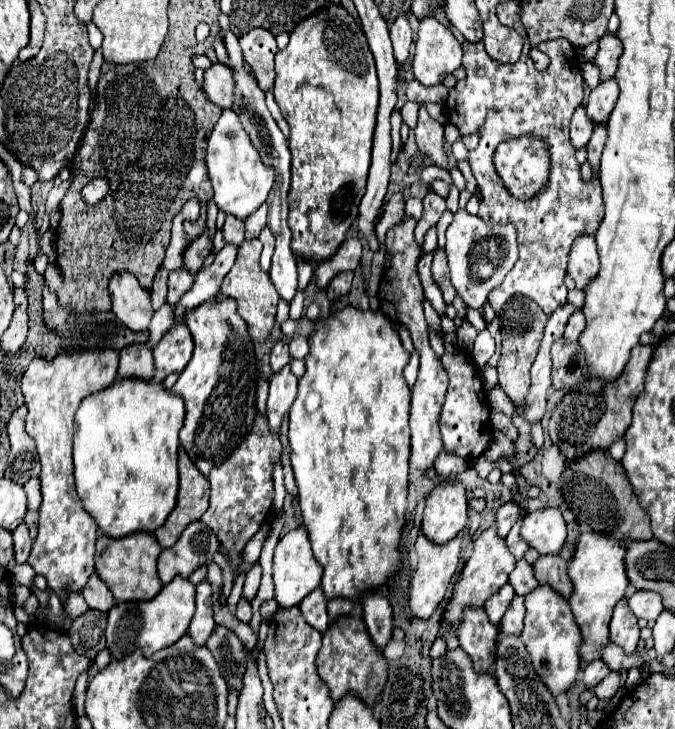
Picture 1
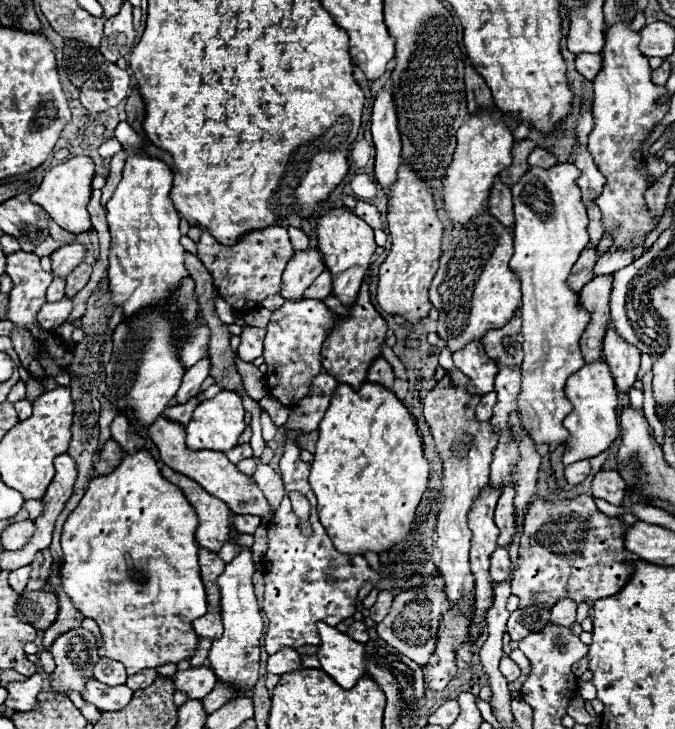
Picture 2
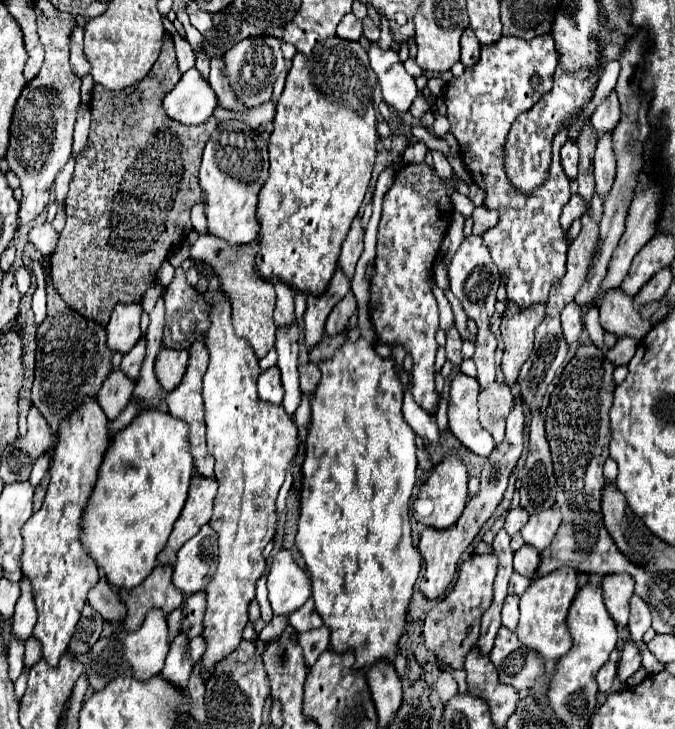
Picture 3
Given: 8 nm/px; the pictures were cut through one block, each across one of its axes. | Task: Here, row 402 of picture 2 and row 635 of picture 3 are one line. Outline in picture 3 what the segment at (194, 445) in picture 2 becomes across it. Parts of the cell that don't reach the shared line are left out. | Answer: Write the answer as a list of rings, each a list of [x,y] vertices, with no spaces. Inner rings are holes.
[[[224,298],[220,302],[210,304],[210,330],[204,336],[204,342],[210,350],[210,366],[204,376],[204,422],[206,422],[206,442],[208,450],[216,458],[216,482],[218,494],[214,500],[214,514],[210,526],[218,532],[218,568],[212,574],[206,586],[206,616],[204,616],[204,632],[202,638],[206,642],[206,652],[202,654],[202,680],[208,680],[214,674],[214,668],[220,660],[232,654],[240,642],[242,632],[248,624],[248,604],[256,596],[256,580],[266,570],[264,548],[276,534],[276,498],[280,486],[284,484],[286,468],[292,462],[298,448],[298,430],[294,420],[284,412],[282,406],[268,404],[260,400],[256,390],[256,380],[260,376],[258,360],[250,348],[250,344],[236,336],[232,318],[230,318],[230,300]]]

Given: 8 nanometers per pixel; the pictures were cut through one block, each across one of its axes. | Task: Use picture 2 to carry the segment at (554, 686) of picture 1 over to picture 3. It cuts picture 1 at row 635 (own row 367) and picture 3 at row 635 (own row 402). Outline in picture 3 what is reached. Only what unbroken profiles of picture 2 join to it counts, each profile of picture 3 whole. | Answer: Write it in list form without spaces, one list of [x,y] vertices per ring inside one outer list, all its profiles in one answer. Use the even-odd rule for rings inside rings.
[[[562,568],[534,580],[530,588],[520,596],[520,622],[516,634],[524,646],[538,650],[544,660],[556,662],[572,648],[572,636],[566,626],[566,616],[576,592],[578,592],[576,570]]]

